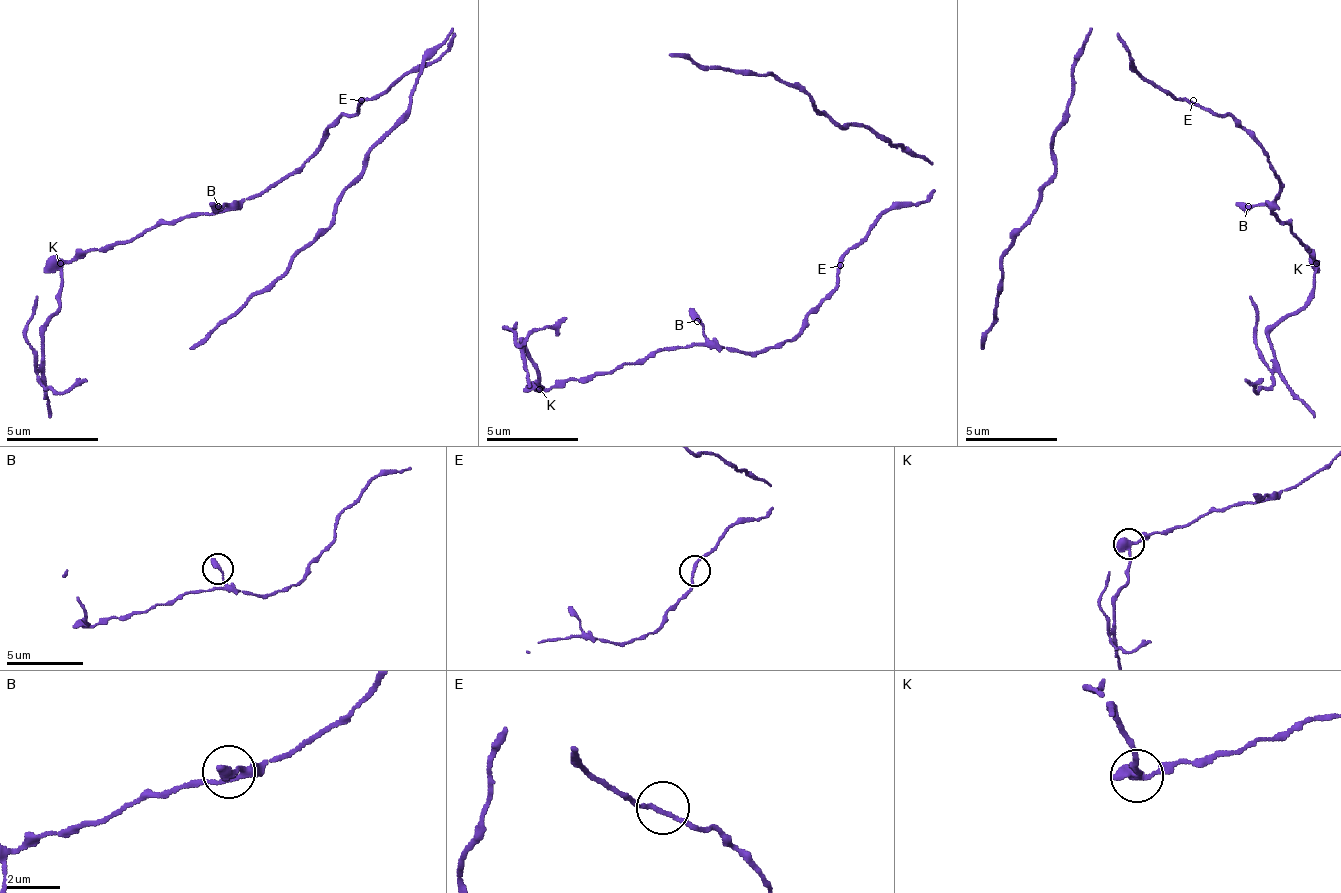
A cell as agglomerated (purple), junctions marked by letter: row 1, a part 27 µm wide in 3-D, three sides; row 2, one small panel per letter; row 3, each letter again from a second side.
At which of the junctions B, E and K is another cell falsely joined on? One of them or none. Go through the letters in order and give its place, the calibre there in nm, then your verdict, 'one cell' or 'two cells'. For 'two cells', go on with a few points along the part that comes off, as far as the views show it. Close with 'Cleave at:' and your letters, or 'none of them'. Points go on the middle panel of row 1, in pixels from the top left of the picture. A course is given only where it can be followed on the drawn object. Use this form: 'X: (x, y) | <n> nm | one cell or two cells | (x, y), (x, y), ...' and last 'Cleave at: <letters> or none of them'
B: (697, 321) | 340 nm | one cell
E: (840, 265) | 160 nm | one cell
K: (539, 389) | 360 nm | two cells | (540, 390), (522, 339), (503, 330), (513, 330), (517, 321)
Cleave at: K

